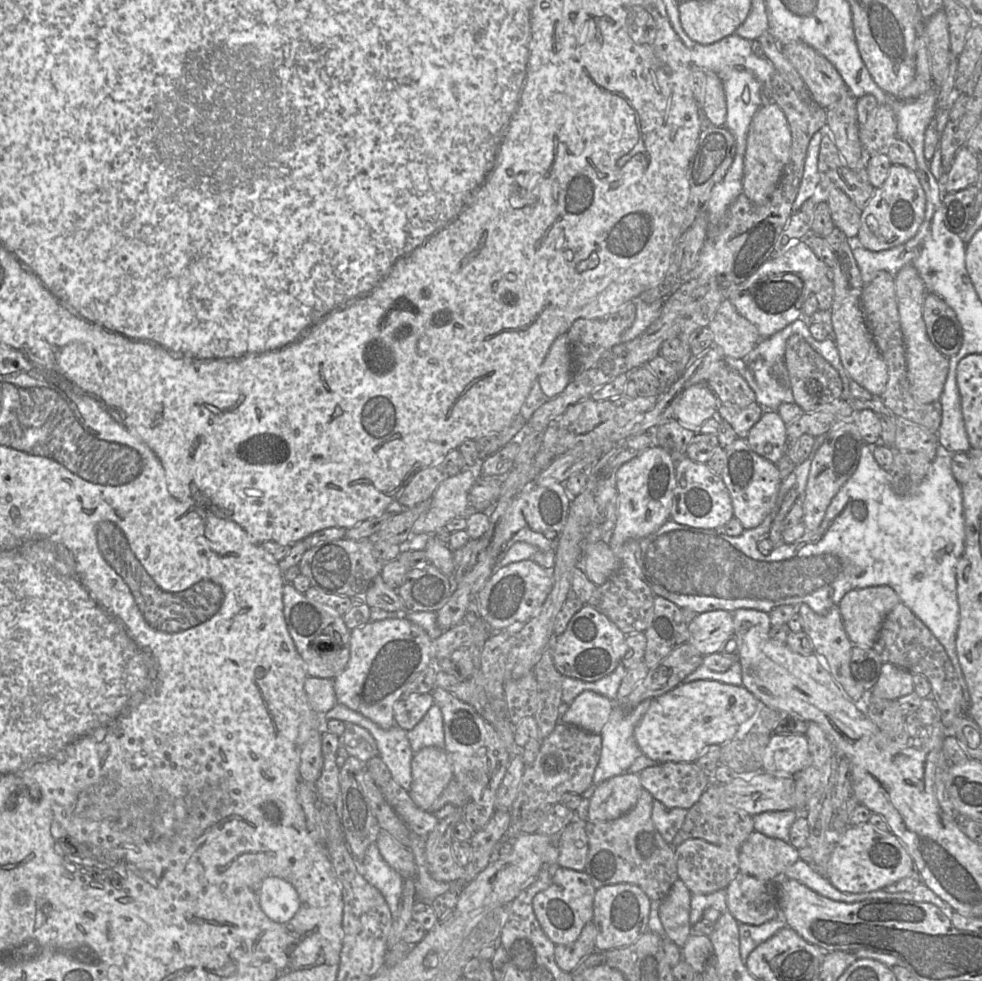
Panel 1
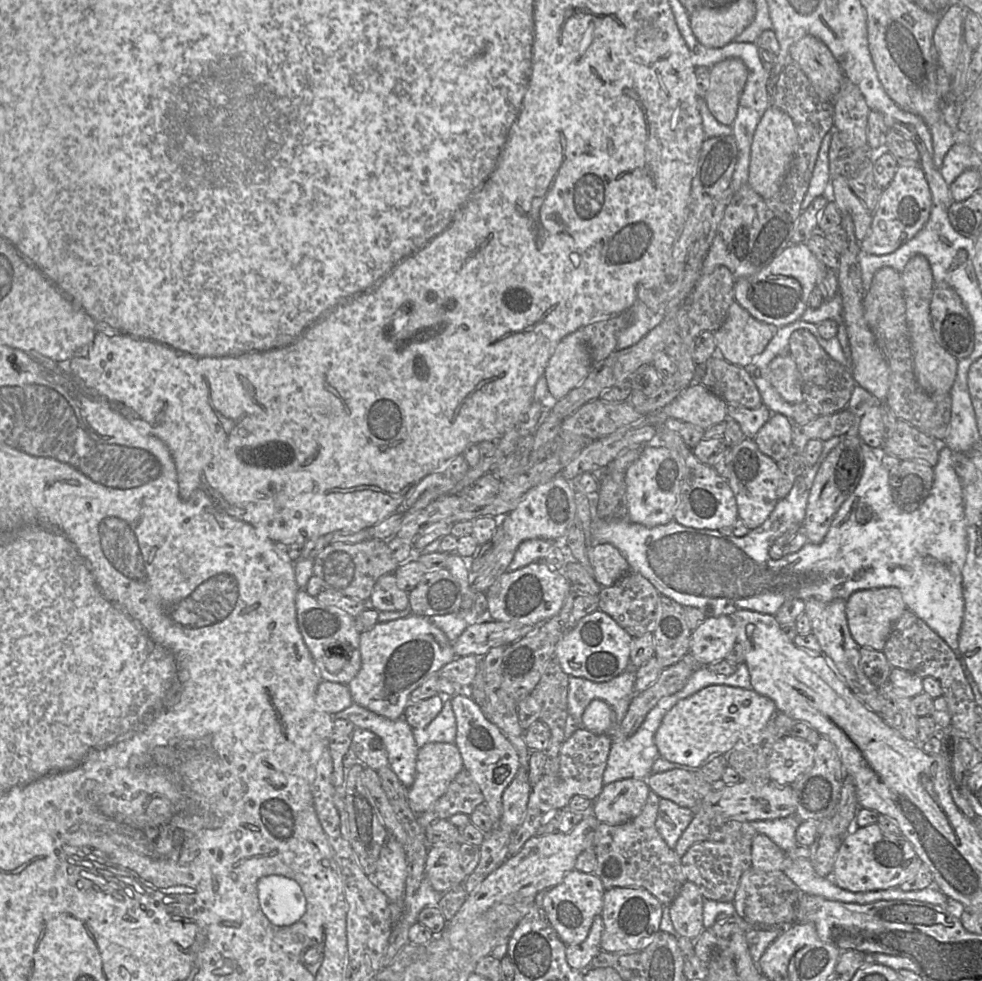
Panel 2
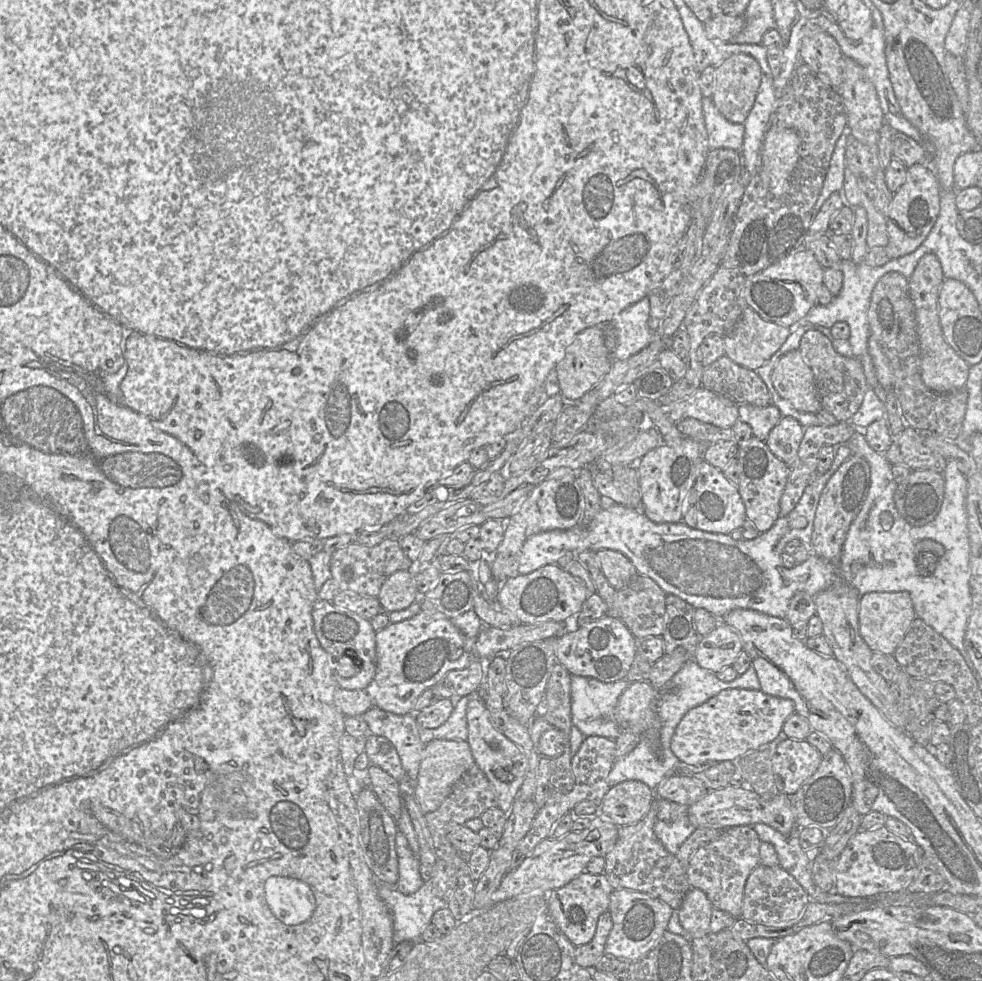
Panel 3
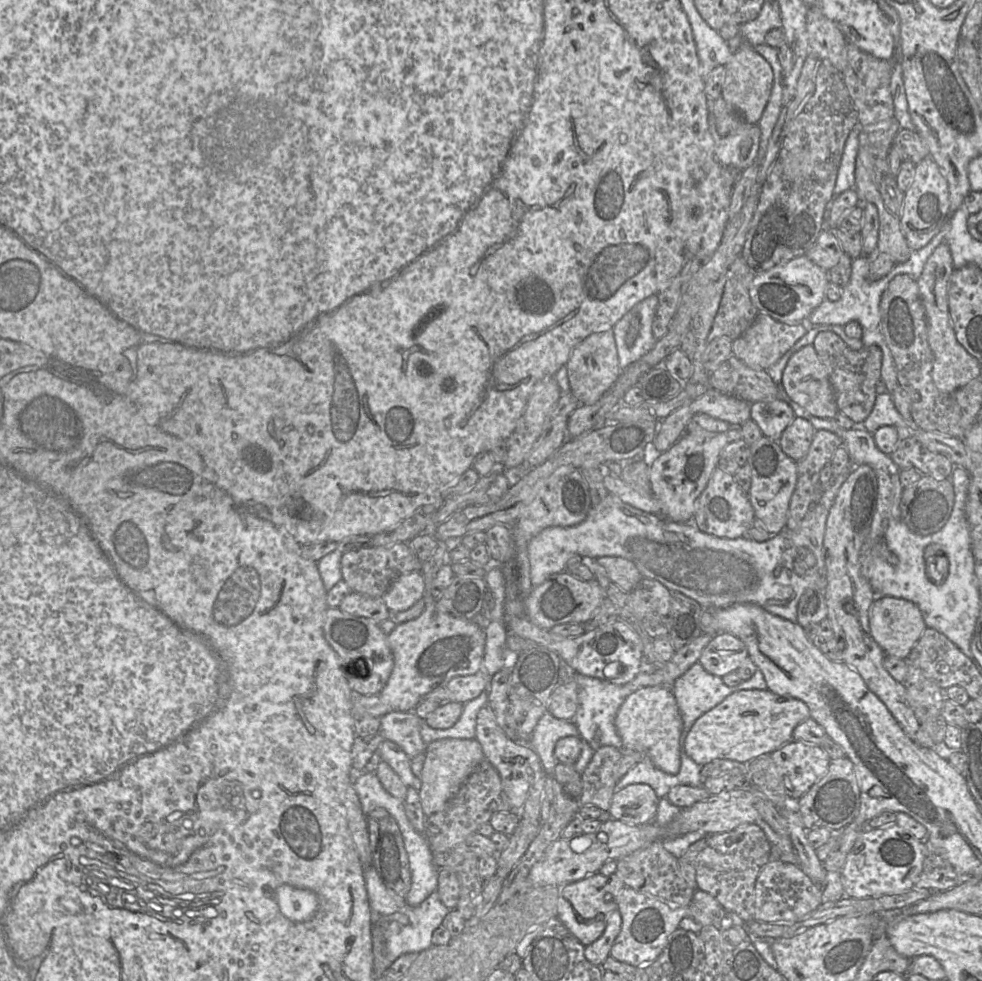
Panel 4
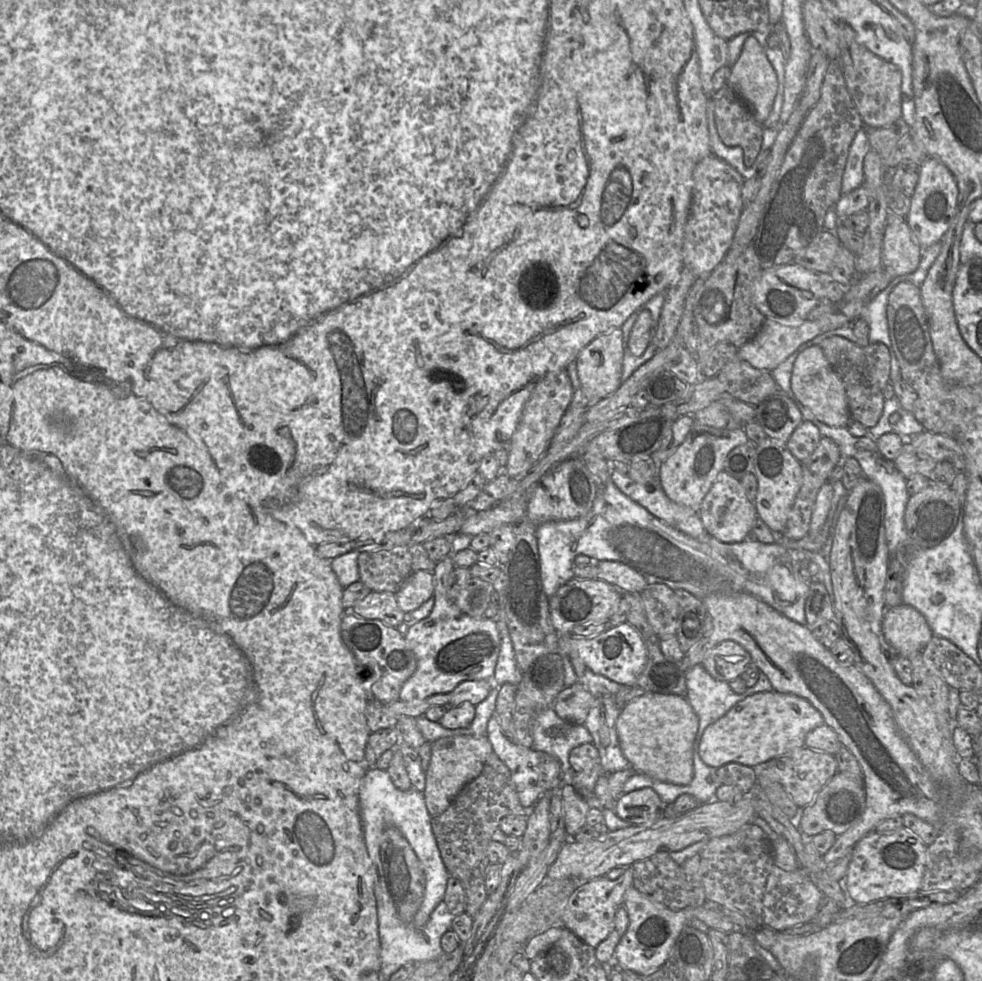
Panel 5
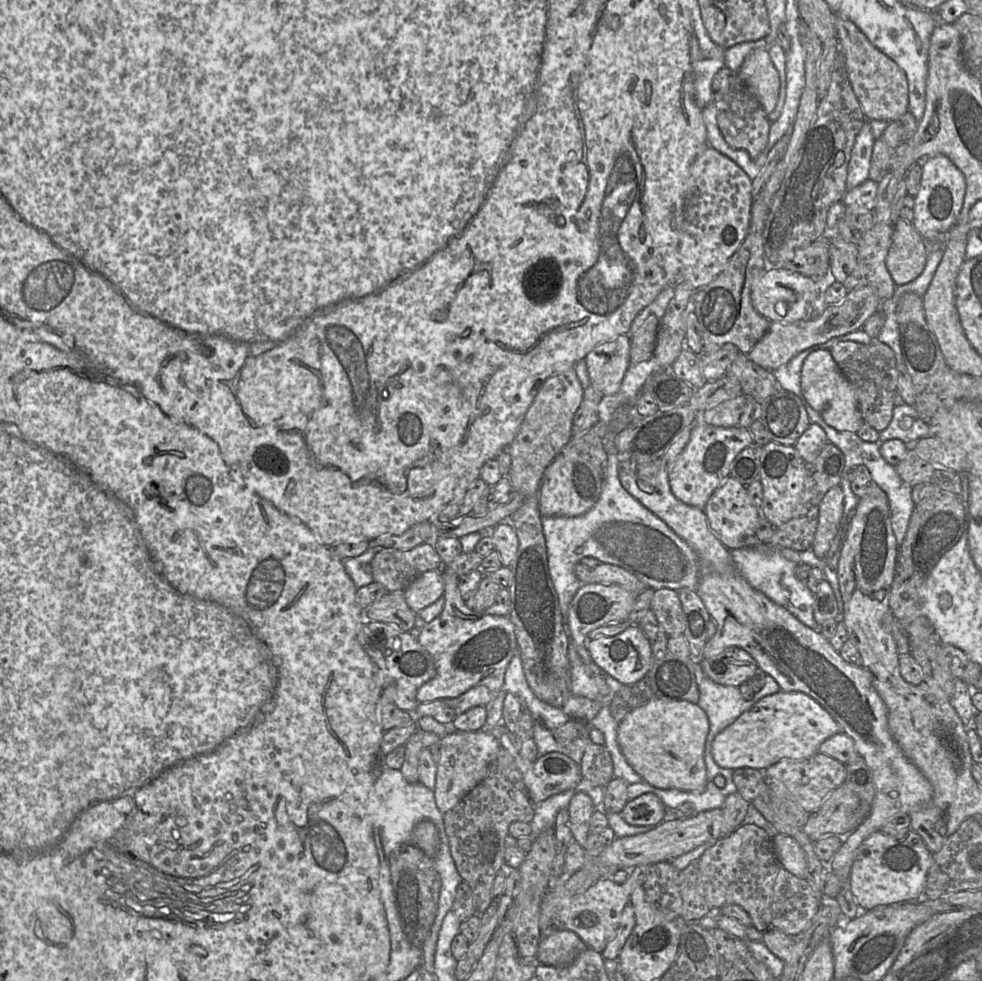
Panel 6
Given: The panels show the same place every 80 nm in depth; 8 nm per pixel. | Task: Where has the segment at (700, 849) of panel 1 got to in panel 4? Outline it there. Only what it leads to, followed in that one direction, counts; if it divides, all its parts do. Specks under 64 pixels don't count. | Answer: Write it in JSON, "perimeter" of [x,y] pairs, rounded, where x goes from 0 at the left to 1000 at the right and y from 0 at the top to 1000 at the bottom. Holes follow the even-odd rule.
{"perimeter":[[[769,839],[757,840],[748,845],[723,851],[720,861],[709,875],[709,899],[711,907],[726,913],[734,924],[743,930],[749,931],[759,940],[768,937],[769,900],[776,885],[785,877],[785,860],[777,846]]]}

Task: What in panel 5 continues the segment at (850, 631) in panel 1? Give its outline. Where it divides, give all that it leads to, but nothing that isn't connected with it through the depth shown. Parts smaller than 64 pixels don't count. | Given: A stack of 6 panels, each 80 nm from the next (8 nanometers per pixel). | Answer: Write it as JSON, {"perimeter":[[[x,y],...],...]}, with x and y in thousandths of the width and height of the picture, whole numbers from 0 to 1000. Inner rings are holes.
{"perimeter":[[[923,615],[903,620],[898,644],[909,665],[928,673],[935,662],[941,662],[951,647],[942,629]]]}

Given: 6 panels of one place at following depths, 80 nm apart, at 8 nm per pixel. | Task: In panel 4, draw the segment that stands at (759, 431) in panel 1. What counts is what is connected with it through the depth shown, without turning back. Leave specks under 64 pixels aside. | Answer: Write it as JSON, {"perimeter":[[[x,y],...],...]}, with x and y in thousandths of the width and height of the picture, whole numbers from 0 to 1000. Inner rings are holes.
{"perimeter":[[[811,425],[797,439],[792,453],[802,466],[813,471],[822,464],[830,440],[824,429]]]}

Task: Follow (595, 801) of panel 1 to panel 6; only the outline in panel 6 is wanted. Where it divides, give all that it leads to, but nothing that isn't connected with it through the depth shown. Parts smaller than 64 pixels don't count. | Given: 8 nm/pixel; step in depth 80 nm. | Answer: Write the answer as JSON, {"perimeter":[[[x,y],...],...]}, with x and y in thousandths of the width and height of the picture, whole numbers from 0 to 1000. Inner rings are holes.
{"perimeter":[[[666,808],[641,815],[631,832],[642,841],[668,842],[676,836],[677,823]]]}

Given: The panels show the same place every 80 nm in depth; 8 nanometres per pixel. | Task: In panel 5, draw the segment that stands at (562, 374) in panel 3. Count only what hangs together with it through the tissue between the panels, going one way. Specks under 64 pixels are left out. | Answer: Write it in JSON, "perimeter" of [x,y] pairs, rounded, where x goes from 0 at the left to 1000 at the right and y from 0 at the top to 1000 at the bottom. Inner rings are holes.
{"perimeter":[[[632,334],[621,336],[607,344],[590,358],[585,369],[591,396],[601,411],[611,409],[630,396],[633,390],[634,364],[635,354]]]}

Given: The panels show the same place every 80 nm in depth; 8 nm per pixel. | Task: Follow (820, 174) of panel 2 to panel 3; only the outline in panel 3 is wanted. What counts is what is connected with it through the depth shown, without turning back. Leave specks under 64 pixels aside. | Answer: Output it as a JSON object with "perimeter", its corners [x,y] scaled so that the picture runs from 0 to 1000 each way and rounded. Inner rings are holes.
{"perimeter":[[[862,129],[858,137],[851,146],[844,173],[842,175],[837,194],[830,208],[830,217],[836,212],[839,206],[850,196],[855,196],[859,188],[859,177],[862,172],[860,152],[866,134]]]}

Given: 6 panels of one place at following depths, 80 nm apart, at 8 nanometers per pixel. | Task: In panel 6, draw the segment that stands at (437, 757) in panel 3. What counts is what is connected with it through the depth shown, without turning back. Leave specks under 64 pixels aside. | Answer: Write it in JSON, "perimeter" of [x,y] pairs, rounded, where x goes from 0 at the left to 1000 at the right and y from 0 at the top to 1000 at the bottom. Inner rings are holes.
{"perimeter":[[[461,744],[449,752],[445,762],[445,788],[441,807],[446,825],[454,829],[494,794],[500,775],[508,765],[509,758],[500,746]]]}

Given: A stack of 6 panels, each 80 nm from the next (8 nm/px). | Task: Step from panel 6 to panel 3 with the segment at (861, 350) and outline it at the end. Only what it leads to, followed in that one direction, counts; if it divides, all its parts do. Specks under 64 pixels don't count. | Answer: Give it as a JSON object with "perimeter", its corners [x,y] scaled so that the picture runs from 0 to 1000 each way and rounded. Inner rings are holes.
{"perimeter":[[[823,336],[816,345],[813,358],[828,379],[837,416],[854,430],[867,430],[869,423],[875,418],[882,400],[889,396],[884,392],[877,367],[853,361],[848,355],[847,347],[849,346],[844,346],[836,338]]]}

